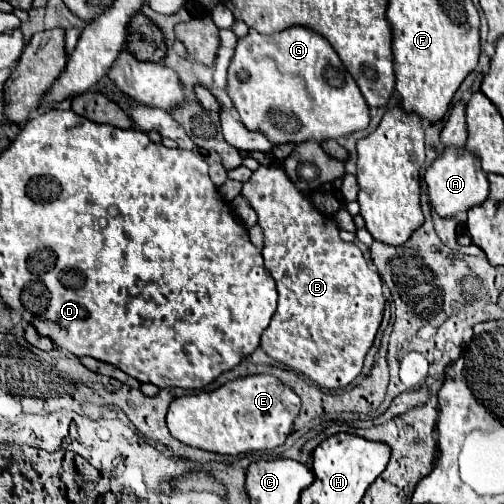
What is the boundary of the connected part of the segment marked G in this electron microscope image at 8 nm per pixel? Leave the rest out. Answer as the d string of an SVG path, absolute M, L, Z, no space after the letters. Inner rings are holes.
M293 25L273 35L261 35L255 29L249 29L243 39L237 39L227 73L227 93L239 111L243 125L251 131L265 133L275 145L303 143L309 139L321 143L327 139L345 137L369 125L369 107L357 83L343 67L339 55L319 33L303 25Z

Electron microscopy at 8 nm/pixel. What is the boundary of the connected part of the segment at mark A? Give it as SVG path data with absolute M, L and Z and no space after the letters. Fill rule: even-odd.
M445 149L425 171L425 181L429 201L439 217L455 217L467 213L471 207L481 205L489 193L489 181L483 169L479 169L479 159L467 149L459 149L459 153L455 153L455 149Z

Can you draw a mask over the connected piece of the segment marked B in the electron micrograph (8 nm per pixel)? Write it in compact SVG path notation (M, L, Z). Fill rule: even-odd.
M259 165L251 179L243 183L241 195L249 201L257 213L257 225L263 229L265 269L277 283L279 305L269 323L269 329L261 335L261 349L275 361L289 369L309 377L323 389L347 387L363 369L363 359L373 345L375 333L383 319L383 283L379 273L365 261L361 249L355 243L345 243L339 237L335 221L319 213L311 201L287 179L279 165Z

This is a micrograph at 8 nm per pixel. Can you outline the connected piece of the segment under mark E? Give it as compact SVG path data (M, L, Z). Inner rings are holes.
M247 375L215 391L185 395L169 405L167 427L181 443L221 455L265 451L281 445L293 429L301 399L271 375Z

